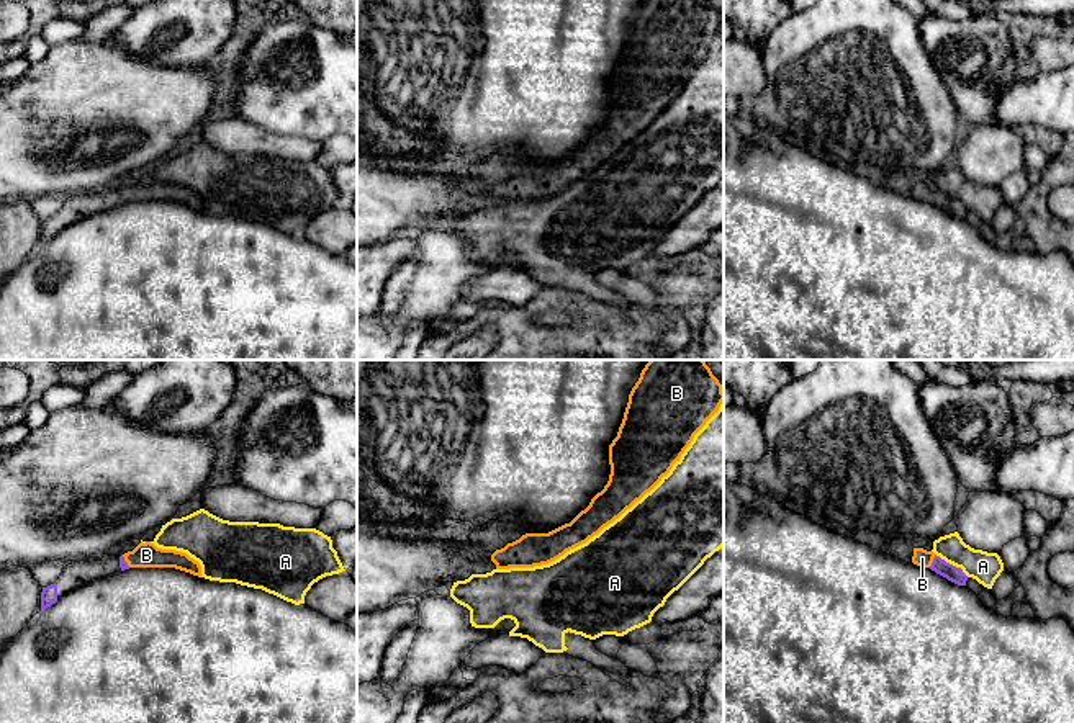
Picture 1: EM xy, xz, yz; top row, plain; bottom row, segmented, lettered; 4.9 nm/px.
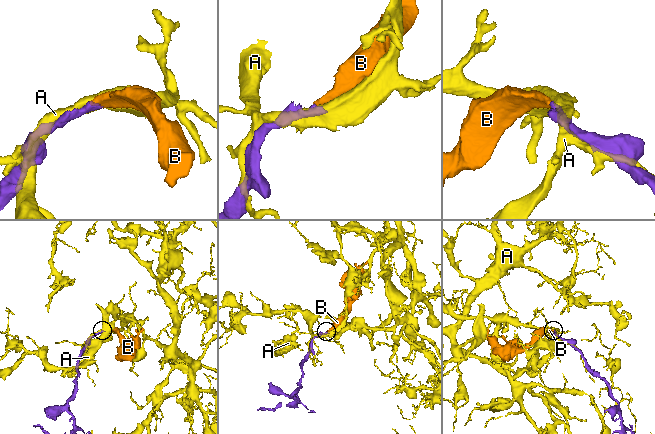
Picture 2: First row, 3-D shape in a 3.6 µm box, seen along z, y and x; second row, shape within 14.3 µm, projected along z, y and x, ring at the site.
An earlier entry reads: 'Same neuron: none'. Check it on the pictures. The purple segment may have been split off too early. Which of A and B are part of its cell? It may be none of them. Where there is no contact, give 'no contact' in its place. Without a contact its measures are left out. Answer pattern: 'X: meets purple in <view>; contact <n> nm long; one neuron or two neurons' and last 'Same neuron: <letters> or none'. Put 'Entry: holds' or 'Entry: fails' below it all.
A: meets purple in yz; contact 200 nm long; two neurons
B: meets purple in yz; contact 70 nm long; one neuron
Same neuron: B
Entry: fails

